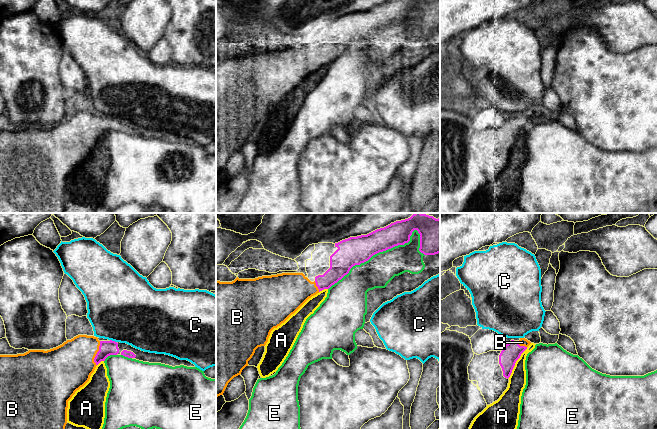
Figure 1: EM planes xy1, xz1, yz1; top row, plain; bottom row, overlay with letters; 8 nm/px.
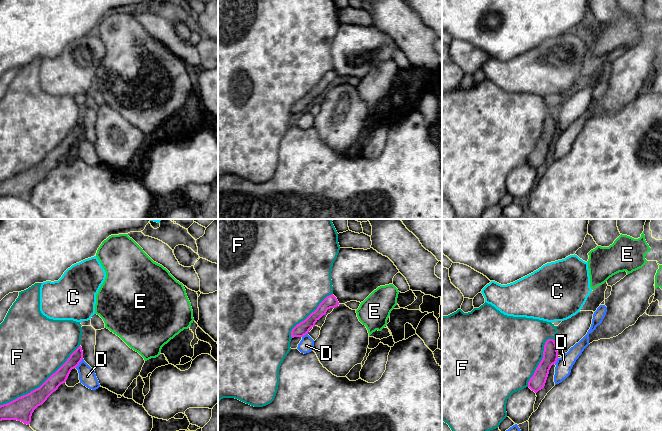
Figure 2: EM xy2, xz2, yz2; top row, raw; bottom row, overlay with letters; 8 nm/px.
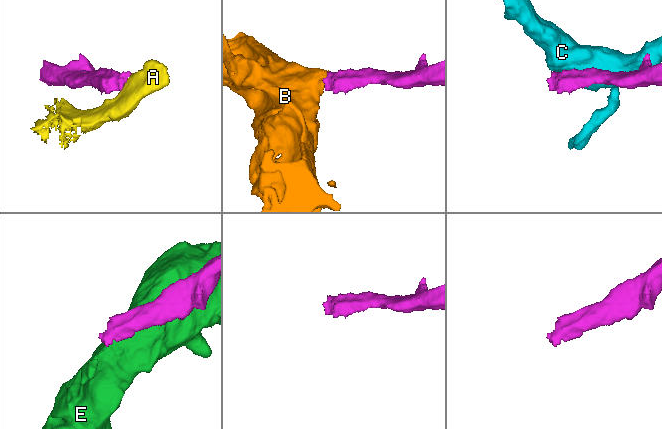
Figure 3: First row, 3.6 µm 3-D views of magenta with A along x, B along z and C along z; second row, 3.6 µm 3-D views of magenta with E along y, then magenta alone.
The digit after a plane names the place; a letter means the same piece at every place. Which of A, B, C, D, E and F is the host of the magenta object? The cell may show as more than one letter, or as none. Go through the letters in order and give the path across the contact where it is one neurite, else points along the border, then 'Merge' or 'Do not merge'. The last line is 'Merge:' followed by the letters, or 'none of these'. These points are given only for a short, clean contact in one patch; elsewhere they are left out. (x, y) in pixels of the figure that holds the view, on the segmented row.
A: Boundary: yz1 (527, 347), (516, 361), (508, 377). Do not merge
B: Merge
C: Do not merge
D: Boundary: xy2 (82, 358), (75, 367). Do not merge
E: Do not merge
F: Do not merge
Merge: B

